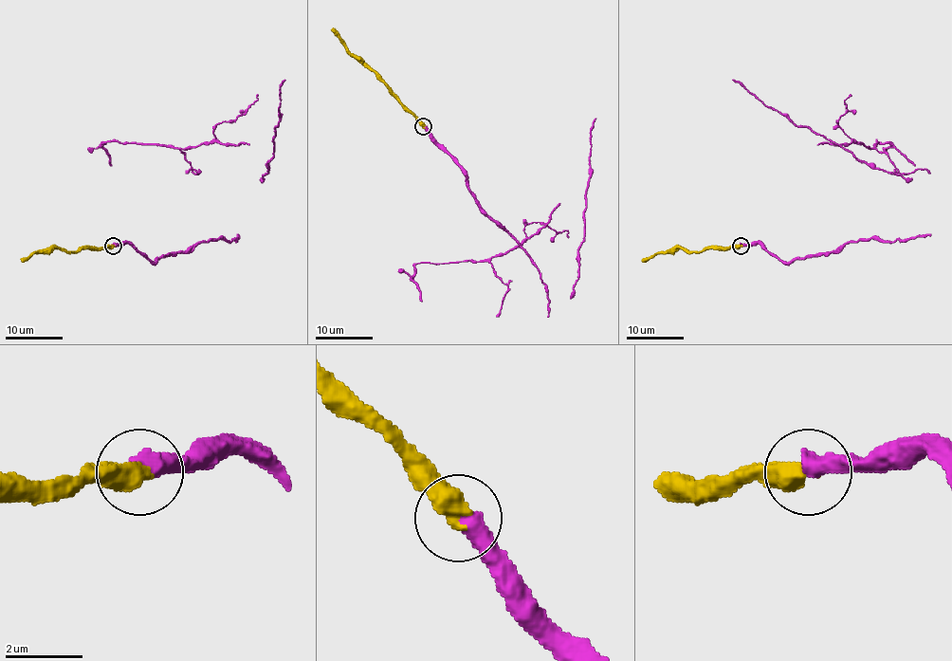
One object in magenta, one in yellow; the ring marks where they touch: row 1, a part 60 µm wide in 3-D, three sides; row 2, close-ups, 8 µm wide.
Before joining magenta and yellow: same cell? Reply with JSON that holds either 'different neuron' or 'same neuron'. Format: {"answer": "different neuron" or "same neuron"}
{"answer": "same neuron"}

